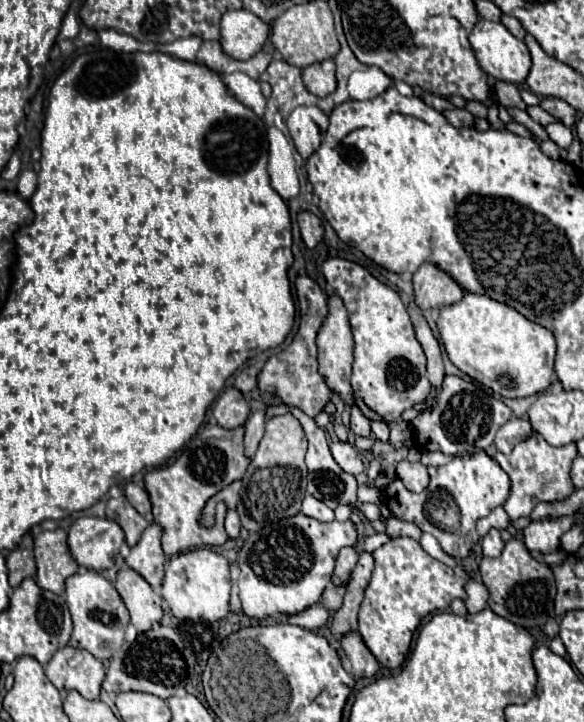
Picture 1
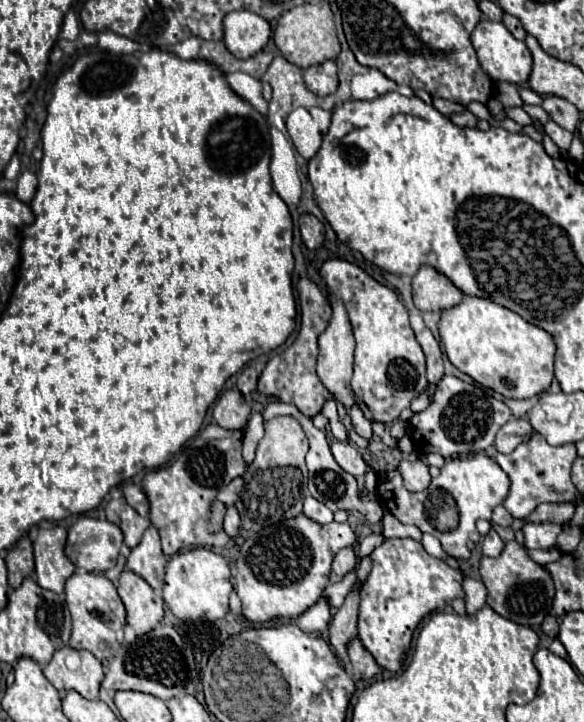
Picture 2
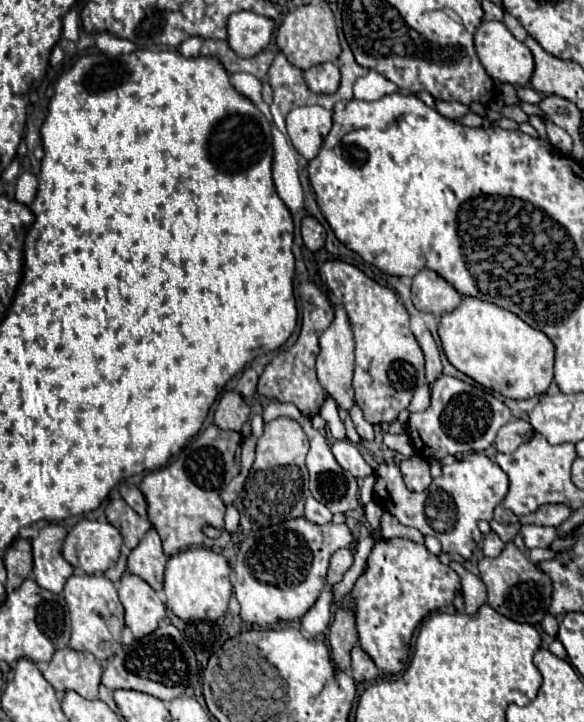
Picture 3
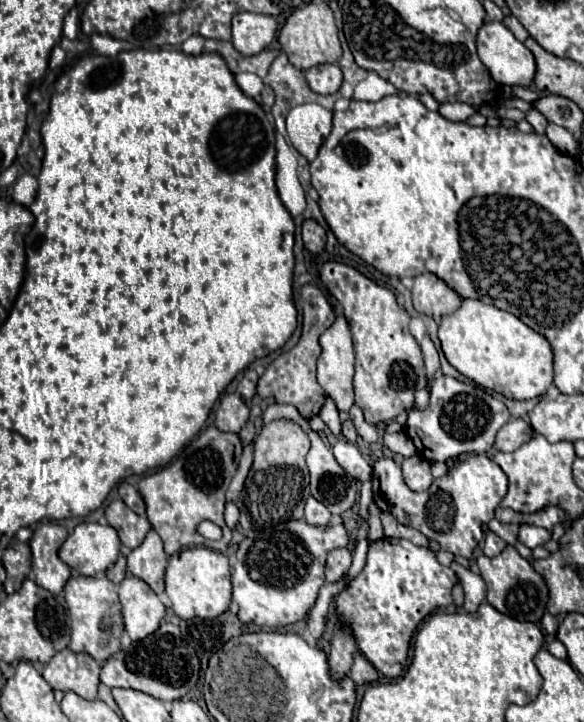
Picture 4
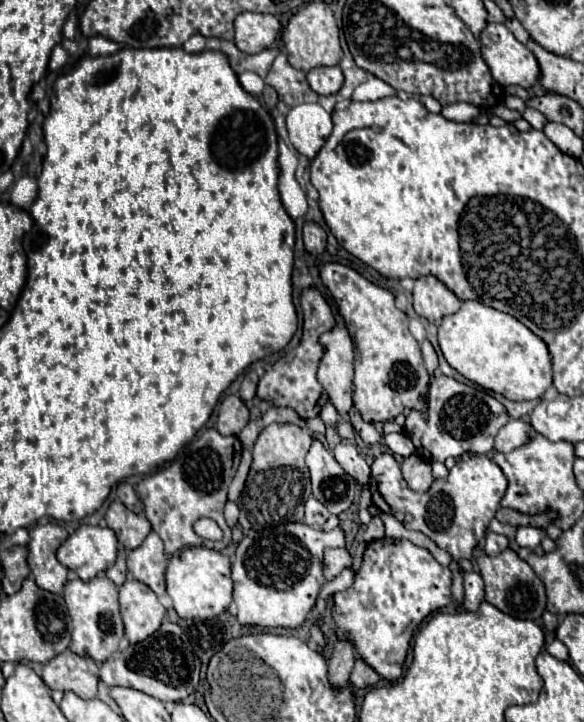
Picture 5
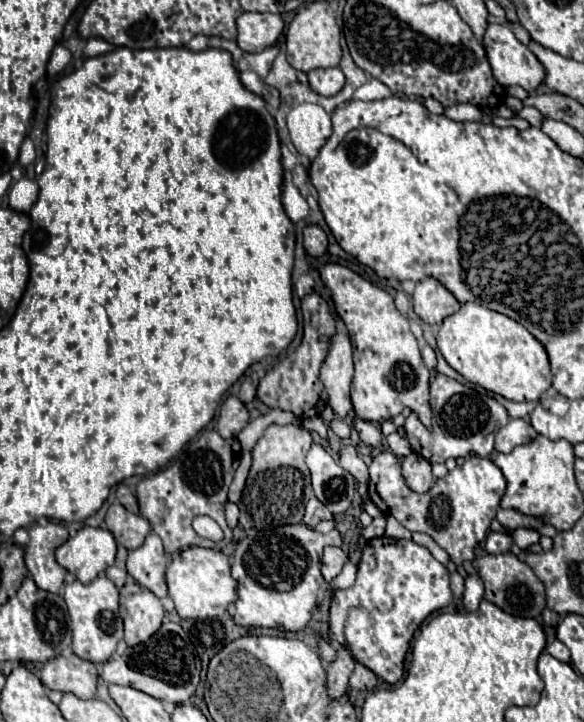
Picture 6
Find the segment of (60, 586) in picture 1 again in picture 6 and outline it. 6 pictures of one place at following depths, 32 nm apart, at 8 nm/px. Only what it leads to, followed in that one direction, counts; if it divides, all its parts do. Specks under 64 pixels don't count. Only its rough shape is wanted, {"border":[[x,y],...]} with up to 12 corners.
{"border":[[56,522],[28,528],[26,566],[46,592],[68,572],[54,552],[68,530]]}

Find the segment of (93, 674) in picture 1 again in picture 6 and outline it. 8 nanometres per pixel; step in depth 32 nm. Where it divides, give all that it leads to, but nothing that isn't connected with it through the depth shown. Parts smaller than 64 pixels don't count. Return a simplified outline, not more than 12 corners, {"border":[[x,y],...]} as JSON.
{"border":[[56,656],[42,666],[48,690],[94,698],[98,668]]}

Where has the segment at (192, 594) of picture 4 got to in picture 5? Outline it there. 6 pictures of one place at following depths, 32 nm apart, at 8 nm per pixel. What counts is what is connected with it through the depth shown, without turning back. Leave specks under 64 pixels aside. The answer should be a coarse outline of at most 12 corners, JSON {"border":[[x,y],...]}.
{"border":[[210,548],[170,558],[180,618],[216,618],[232,602],[230,560]]}

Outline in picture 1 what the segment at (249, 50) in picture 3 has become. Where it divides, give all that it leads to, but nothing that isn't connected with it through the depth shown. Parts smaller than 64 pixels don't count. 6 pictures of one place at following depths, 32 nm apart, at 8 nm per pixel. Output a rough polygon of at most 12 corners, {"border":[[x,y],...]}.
{"border":[[248,10],[220,20],[222,52],[248,60],[270,26]]}

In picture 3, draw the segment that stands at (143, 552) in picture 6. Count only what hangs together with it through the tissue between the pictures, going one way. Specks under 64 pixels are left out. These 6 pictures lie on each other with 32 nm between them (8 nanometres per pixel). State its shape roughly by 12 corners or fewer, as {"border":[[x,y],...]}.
{"border":[[150,528],[130,552],[128,570],[162,592],[166,556]]}

